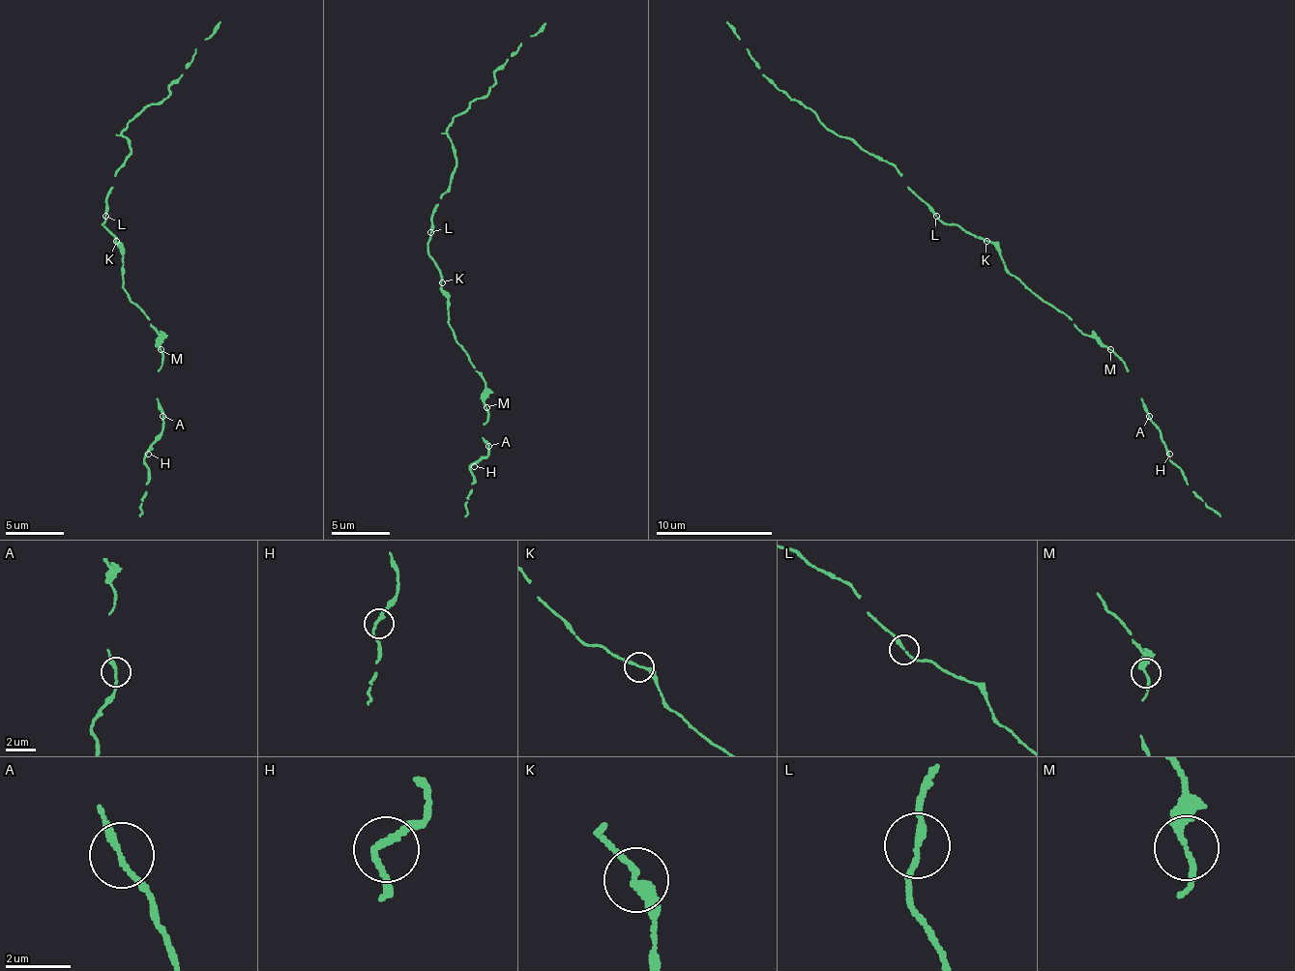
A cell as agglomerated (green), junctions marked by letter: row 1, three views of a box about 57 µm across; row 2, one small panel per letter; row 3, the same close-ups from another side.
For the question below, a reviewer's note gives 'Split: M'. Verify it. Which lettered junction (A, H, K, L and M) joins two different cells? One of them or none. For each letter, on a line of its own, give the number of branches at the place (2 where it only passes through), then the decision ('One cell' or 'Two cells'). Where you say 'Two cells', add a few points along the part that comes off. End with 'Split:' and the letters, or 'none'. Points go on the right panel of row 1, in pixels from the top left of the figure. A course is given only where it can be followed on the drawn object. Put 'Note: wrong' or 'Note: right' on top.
Note: wrong
A: Branches: 2. One cell
H: Branches: 2. One cell
K: Branches: 2. One cell
L: Branches: 2. One cell
M: Branches: 2. One cell
Split: none

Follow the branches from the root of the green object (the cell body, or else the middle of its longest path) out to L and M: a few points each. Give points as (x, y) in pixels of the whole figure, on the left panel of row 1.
L: (116, 241), (102, 223), (104, 215)
M: (116, 241), (122, 252), (122, 284), (128, 296), (160, 335), (160, 349)

